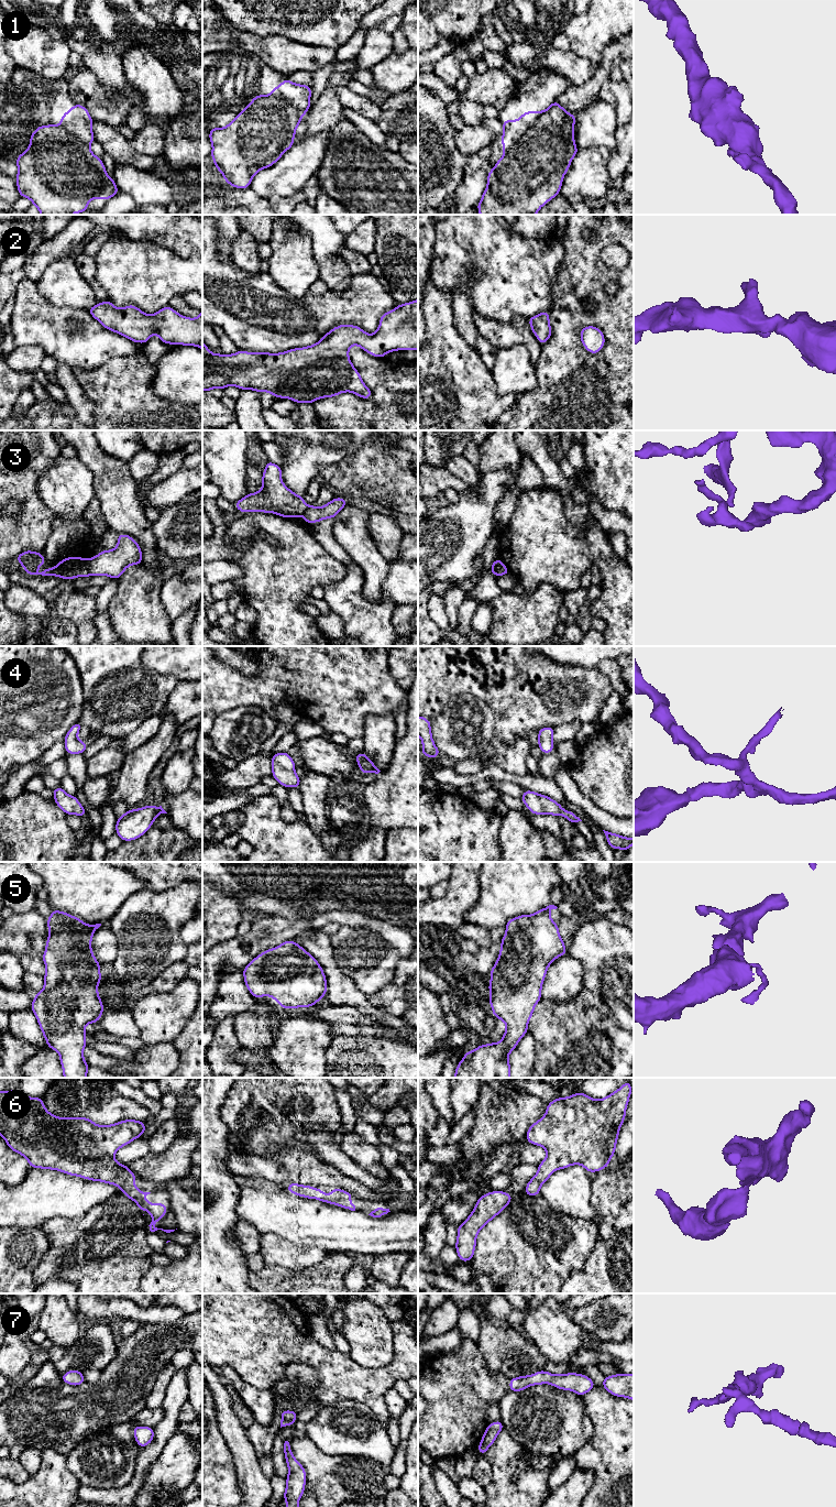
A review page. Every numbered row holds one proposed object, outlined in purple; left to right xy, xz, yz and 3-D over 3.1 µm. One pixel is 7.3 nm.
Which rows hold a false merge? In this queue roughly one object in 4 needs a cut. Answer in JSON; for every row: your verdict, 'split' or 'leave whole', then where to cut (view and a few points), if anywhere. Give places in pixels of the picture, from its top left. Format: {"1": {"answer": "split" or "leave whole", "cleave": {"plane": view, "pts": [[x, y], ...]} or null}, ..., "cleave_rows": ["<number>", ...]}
{"1": {"answer": "leave whole", "cleave": null}, "2": {"answer": "leave whole", "cleave": null}, "3": {"answer": "split", "cleave": {"plane": "xy", "pts": [[88, 560], [88, 571], [90, 575]]}}, "4": {"answer": "leave whole", "cleave": null}, "5": {"answer": "leave whole", "cleave": null}, "6": {"answer": "leave whole", "cleave": null}, "7": {"answer": "leave whole", "cleave": null}, "cleave_rows": ["3"]}

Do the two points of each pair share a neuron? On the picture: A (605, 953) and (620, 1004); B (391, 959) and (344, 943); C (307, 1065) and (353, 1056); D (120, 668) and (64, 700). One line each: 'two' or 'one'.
A: one
B: one
C: two
D: two

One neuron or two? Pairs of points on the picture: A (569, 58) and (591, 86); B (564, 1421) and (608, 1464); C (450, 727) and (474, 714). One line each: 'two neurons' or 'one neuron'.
A: two neurons
B: two neurons
C: one neuron

